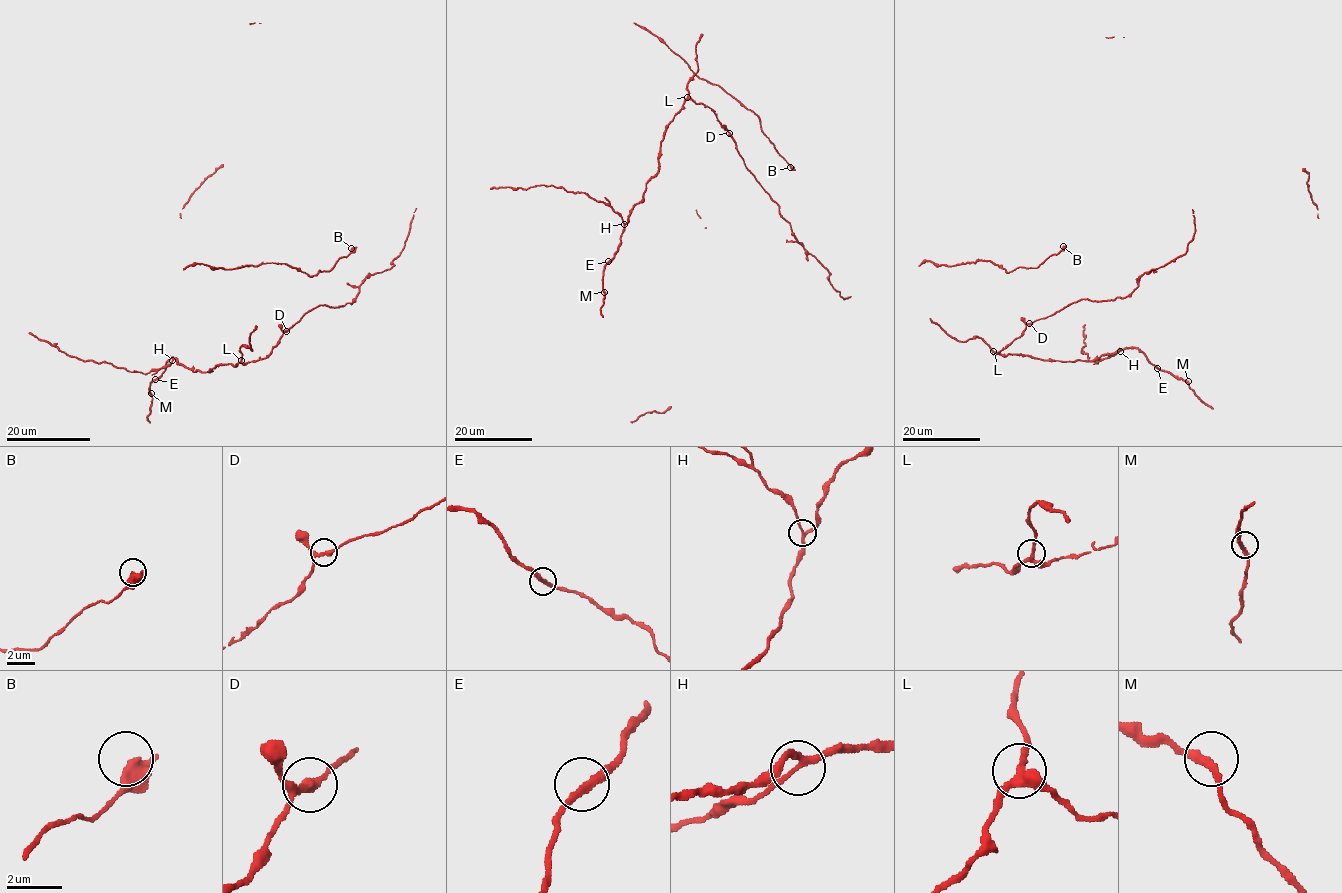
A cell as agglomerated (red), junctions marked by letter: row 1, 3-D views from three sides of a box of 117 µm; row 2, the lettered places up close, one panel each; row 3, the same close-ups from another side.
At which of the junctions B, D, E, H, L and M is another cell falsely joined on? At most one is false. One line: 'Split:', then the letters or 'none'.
Split: none

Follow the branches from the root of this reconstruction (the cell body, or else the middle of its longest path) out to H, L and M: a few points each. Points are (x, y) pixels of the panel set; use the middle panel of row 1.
H: (729, 135), (708, 106), (686, 99), (666, 129), (660, 146), (658, 171), (646, 183), (642, 199), (624, 224)
L: (729, 135), (708, 106), (695, 104), (687, 97)
M: (729, 135), (708, 106), (685, 100), (661, 142), (658, 171), (605, 265), (604, 292)

